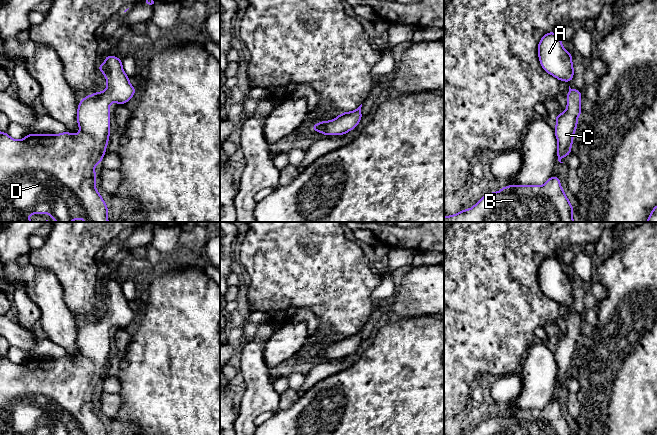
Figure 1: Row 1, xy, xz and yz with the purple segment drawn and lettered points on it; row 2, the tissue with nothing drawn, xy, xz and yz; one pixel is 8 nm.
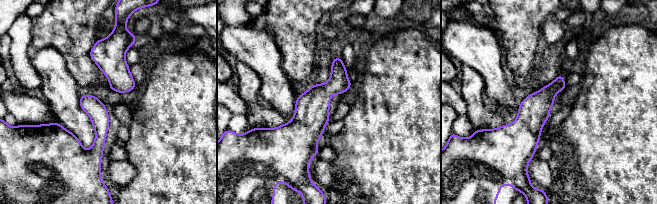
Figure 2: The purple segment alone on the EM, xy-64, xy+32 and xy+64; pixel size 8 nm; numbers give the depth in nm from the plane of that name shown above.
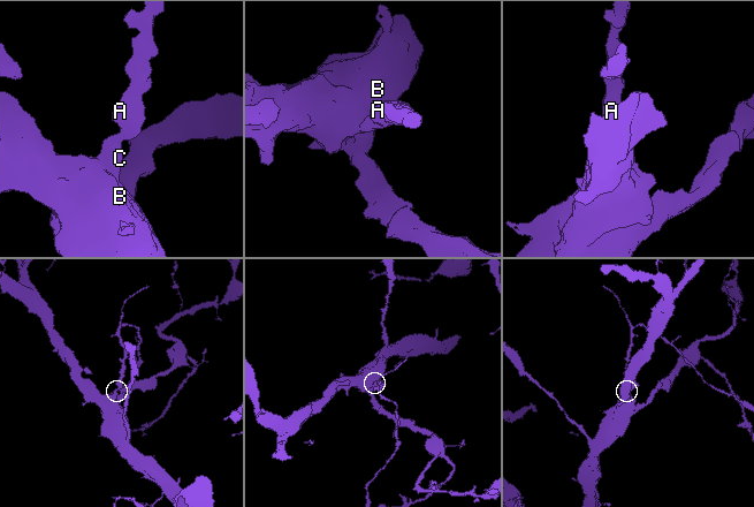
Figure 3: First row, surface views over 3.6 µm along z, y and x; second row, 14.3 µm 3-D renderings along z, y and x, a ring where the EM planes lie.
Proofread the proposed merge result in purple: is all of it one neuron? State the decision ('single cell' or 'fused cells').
single cell

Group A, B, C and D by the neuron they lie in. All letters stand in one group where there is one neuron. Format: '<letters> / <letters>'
A B C D

